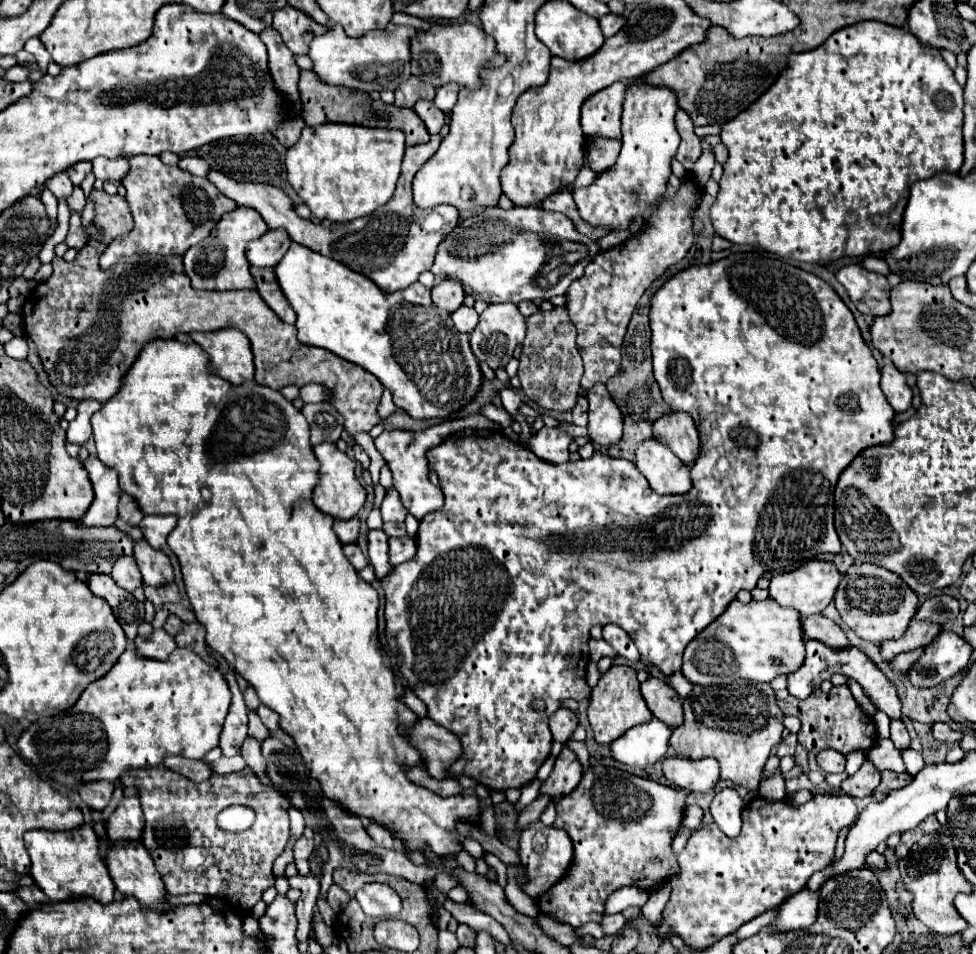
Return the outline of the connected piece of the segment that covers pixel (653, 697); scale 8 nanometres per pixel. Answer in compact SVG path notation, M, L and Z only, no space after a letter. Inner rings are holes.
M650 677L642 683L642 695L650 713L666 723L670 729L682 723L682 703L676 691L662 679Z

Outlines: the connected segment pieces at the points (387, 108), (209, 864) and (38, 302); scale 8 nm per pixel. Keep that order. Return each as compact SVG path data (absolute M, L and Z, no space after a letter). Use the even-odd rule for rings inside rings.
M300 71L300 99L302 99L302 115L308 127L316 127L322 123L350 123L350 125L362 125L362 127L384 127L384 129L402 129L406 133L406 145L420 145L430 141L430 133L424 129L424 123L412 109L396 107L382 103L380 99L374 101L364 91L344 89L344 87L332 87L332 85L320 85L316 81L316 75L312 71Z
M162 765L132 769L124 773L120 779L124 787L132 785L140 789L140 804L145 818L142 843L148 849L150 857L154 859L154 865L162 875L164 889L170 895L186 895L196 891L208 897L228 899L232 907L248 911L256 905L256 901L262 899L264 889L274 885L272 865L290 839L290 821L288 821L290 801L280 793L276 793L274 789L262 785L252 775L250 769L232 775L212 775L208 781L202 781L200 785L188 781L180 773L164 769ZM236 803L252 803L252 809L256 811L256 823L242 835L224 833L216 827L216 815L224 809L224 805L236 805Z
M92 189L90 193L94 201L94 225L102 231L100 239L90 239L86 247L76 255L74 263L66 263L62 257L52 259L54 273L48 281L38 283L24 307L22 307L22 319L24 319L24 331L26 335L36 343L38 355L44 363L44 369L52 381L52 385L60 391L64 397L84 399L92 397L98 401L108 401L122 383L122 377L130 369L130 365L136 361L140 349L144 343L160 337L170 339L176 333L192 333L192 331L218 331L226 327L240 329L250 339L255 364L255 381L272 389L282 389L286 385L306 385L306 383L322 383L334 393L334 407L340 411L340 415L346 419L344 427L350 435L358 431L370 431L374 425L380 423L380 417L376 413L376 407L380 403L384 387L372 373L360 369L358 365L352 365L350 361L344 361L342 357L336 357L334 353L328 353L324 349L316 349L310 345L302 345L296 337L296 327L284 323L260 297L258 291L244 289L244 291L196 291L192 289L188 275L184 273L182 257L180 255L144 255L140 259L122 259L112 269L100 269L98 259L106 245L116 239L122 233L128 233L132 229L132 215L128 213L128 201L120 195L106 195L104 191Z

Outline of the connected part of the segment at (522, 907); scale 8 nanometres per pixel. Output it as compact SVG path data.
M508 867L508 885L506 885L506 899L508 903L524 913L524 915L530 915L530 917L536 917L540 913L540 909L536 907L536 901L532 897L528 897L518 885L516 885L516 867Z

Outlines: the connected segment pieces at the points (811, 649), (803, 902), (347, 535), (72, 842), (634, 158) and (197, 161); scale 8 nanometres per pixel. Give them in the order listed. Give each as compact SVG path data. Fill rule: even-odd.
M806 641L806 661L804 665L788 675L788 693L796 699L806 699L816 687L822 685L822 681L828 681L834 673L842 673L846 677L852 677L860 683L868 699L876 705L878 711L884 711L890 719L902 719L902 701L898 697L898 689L886 679L886 675L856 647L848 649L848 653L836 653L836 649L828 649L826 645L820 645L820 641Z
M808 887L800 889L792 897L784 899L778 905L778 915L770 923L772 933L786 933L798 929L810 929L818 917L818 903L820 903L820 889L810 891Z
M352 517L352 519L348 519L348 521L336 519L336 521L334 521L334 531L336 531L336 535L340 537L340 541L342 541L344 545L354 543L354 541L358 539L358 533L360 533L360 521L358 521L358 517Z
M80 825L70 831L34 829L24 833L24 845L32 859L30 875L52 901L78 897L92 897L104 905L114 901L116 887L108 875L106 863L98 855L98 835L90 825Z
M634 79L626 85L622 111L622 151L616 165L590 185L574 189L574 201L582 219L594 227L628 229L634 215L642 215L654 205L666 191L670 171L670 161L680 145L680 135L674 127L674 115L678 111L676 93L670 87L658 87Z
M182 157L178 161L178 167L188 171L188 173L194 173L194 175L200 175L200 177L206 177L208 175L208 165L204 159L200 157Z

